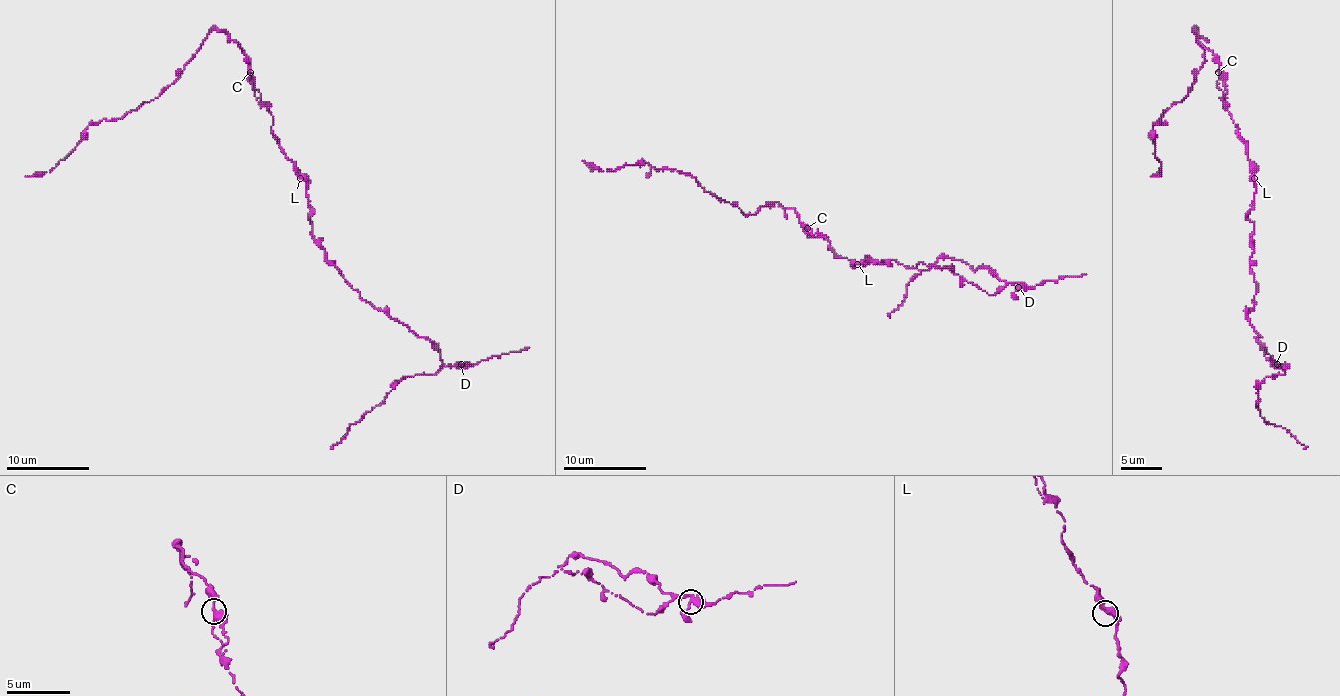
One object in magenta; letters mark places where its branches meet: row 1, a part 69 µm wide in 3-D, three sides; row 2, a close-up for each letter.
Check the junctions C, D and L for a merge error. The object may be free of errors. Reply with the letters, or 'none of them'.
none of them

